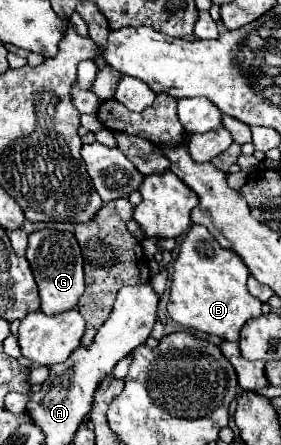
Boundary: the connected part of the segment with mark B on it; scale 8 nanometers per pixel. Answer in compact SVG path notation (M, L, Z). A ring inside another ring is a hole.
M192 224L186 232L184 242L180 244L178 258L174 260L172 288L168 314L174 322L202 330L206 334L216 334L222 340L238 342L242 326L262 314L262 304L258 298L248 294L246 280L250 272L240 260L240 256L232 250L224 250L208 228L200 224Z

